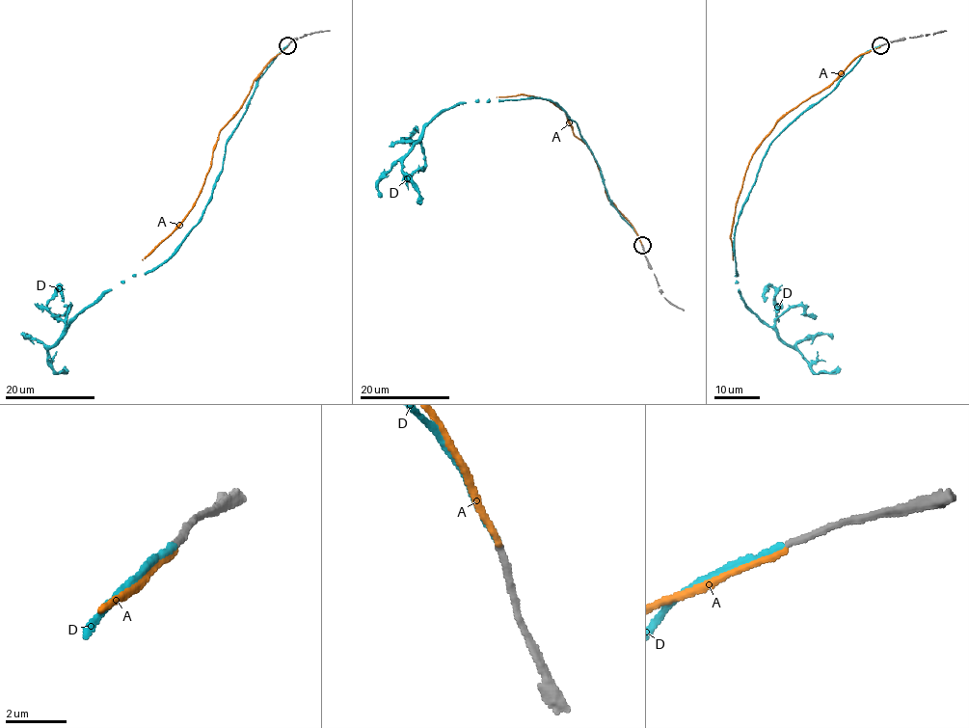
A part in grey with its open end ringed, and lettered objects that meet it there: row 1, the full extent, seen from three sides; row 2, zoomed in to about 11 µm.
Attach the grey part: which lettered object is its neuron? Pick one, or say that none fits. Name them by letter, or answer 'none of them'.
D

